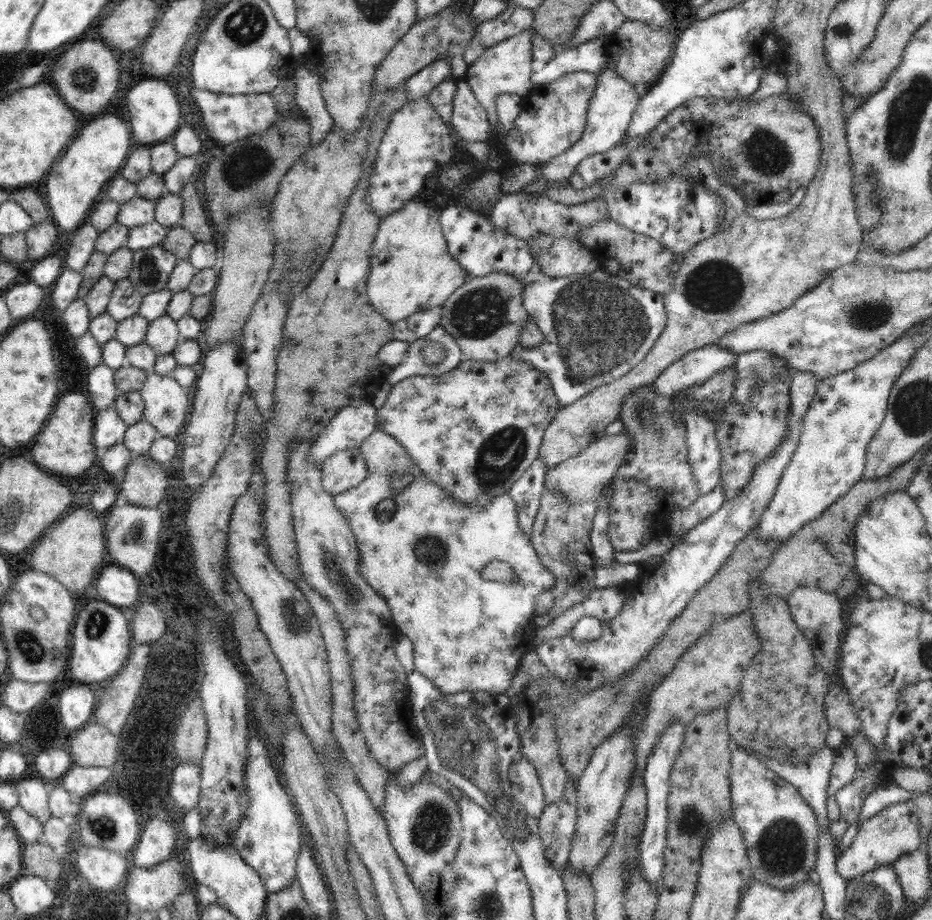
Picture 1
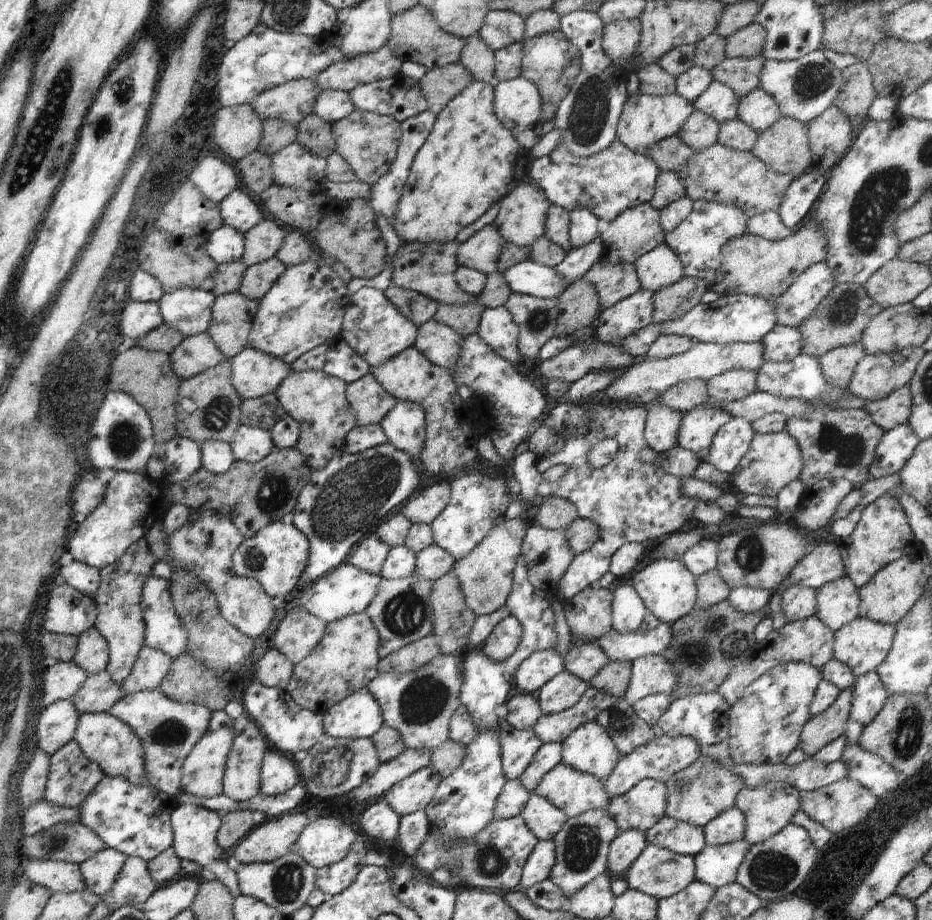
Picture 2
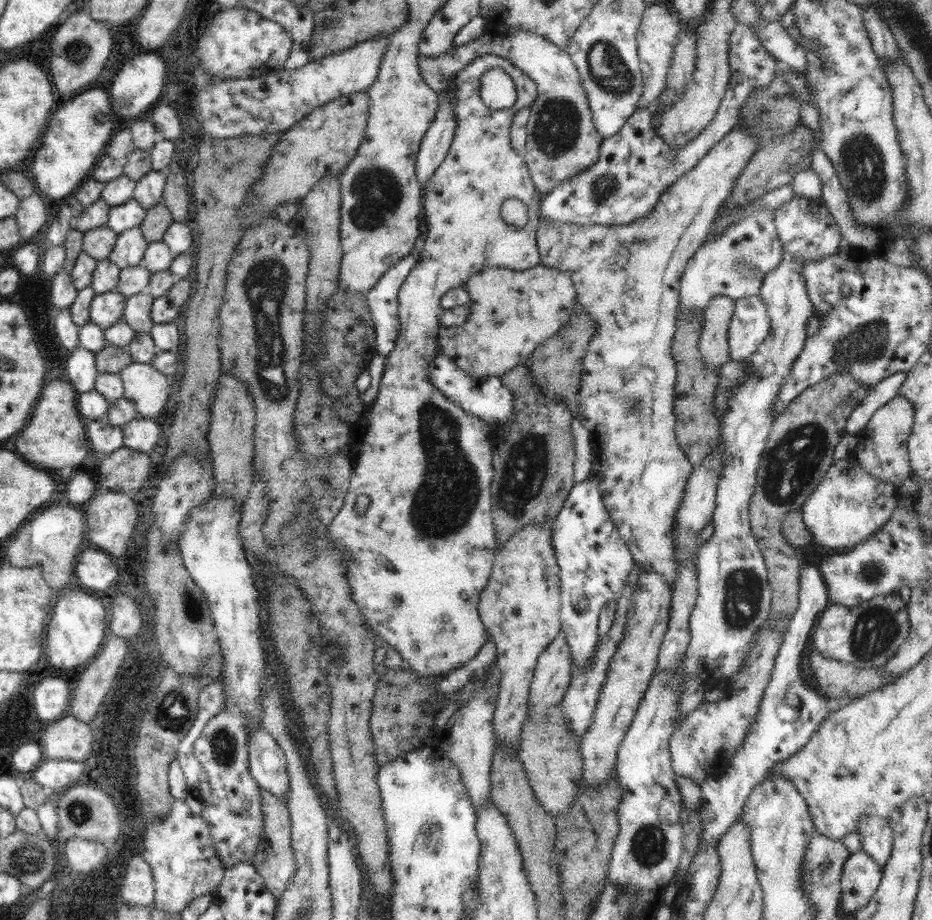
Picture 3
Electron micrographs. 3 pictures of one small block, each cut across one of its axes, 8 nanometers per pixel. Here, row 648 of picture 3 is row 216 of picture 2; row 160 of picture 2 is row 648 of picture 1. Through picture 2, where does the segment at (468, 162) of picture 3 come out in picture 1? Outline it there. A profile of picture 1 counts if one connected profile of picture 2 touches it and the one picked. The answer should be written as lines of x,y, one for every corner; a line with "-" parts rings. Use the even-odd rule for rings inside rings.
376,428
375,432
370,434
366,440
359,446
363,454
366,466
368,469
368,476
362,481
359,486
356,486
338,496
334,497
334,505
337,506
338,511
344,515
344,519
348,521
350,530
353,536
356,537
356,547
360,549
359,573
364,577
364,580
369,584
380,596
384,597
386,604
390,607
392,619
398,632
401,635
408,637
413,642
414,658
413,663
415,669
422,673
422,676
428,678
437,689
444,694
454,694
459,692
483,690
489,693
502,694
508,690
512,684
512,679
519,669
521,660
525,654
533,650
535,645
537,627
533,618
535,612
536,597
545,590
551,590
555,578
552,573
540,563
540,557
536,555
536,549
532,547
532,540
530,536
526,536
518,525
518,509
516,503
510,499
510,496
502,494
496,496
490,504
482,506
482,508
472,508
466,506
456,499
452,499
450,494
440,488
438,484
434,484
426,478
426,475
416,466
408,451
402,446
393,436
387,435
383,430
-
408,475
412,478
410,485
403,485
403,479
407,479
-
403,485
403,488
401,487
-
386,499
392,499
396,503
396,513
389,520
380,520
376,515
376,507
380,502
-
494,560
506,562
513,568
515,577
511,581
489,581
481,577
481,570

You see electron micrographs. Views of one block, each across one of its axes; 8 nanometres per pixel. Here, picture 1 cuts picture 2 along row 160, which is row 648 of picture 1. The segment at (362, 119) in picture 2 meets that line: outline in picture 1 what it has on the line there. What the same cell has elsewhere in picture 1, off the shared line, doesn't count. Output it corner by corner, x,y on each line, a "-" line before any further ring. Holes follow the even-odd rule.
296,441
292,443
289,448
286,450
289,451
287,454
287,476
288,476
288,489
290,489
290,501
292,506
292,517
293,517
293,529
295,532
295,539
297,543
297,554
299,560
299,568
303,574
303,578
308,581
308,584
311,584
314,587
314,590
317,590
325,599
328,599
328,604
332,606
335,610
336,618
338,618
338,622
340,622
340,628
344,630
345,635
345,643
346,650
348,652
348,656
351,658
351,677
354,682
354,690
355,695
353,701
356,712
357,719
360,730
363,732
363,735
366,738
366,742
368,745
368,750
370,751
371,757
376,759
376,762
379,762
386,770
391,772
399,772
399,770
410,762
411,760
420,758
424,756
425,750
422,746
421,734
419,730
416,728
413,722
413,716
410,710
410,707
407,705
406,693
407,690
407,672
404,670
404,667
400,664
400,661
397,659
396,653
394,652
394,641
395,636
400,635
398,632
398,627
394,623
394,619
392,619
392,613
390,612
390,607
386,604
384,597
380,596
367,582
364,580
364,577
359,573
359,564
362,557
360,557
360,549
356,547
356,537
353,536
353,532
349,529
350,525
348,525
348,521
344,519
344,515
338,511
336,505
334,505
333,497
330,494
324,492
324,488
322,488
322,471
321,466
309,455
309,450
311,449
311,441

